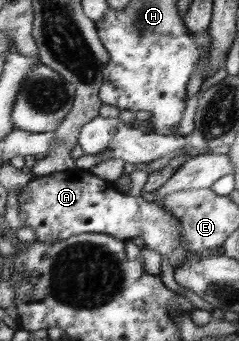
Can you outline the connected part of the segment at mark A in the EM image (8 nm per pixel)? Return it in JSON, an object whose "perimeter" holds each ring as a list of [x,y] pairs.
{"perimeter":[[[74,167],[35,176],[20,191],[17,200],[21,216],[26,216],[24,227],[32,227],[36,240],[41,242],[52,243],[87,233],[111,234],[125,241],[140,237],[145,241],[144,247],[166,256],[174,269],[189,255],[180,239],[180,223],[172,213],[141,195],[124,194],[115,188],[114,182],[106,181],[87,170]]]}

